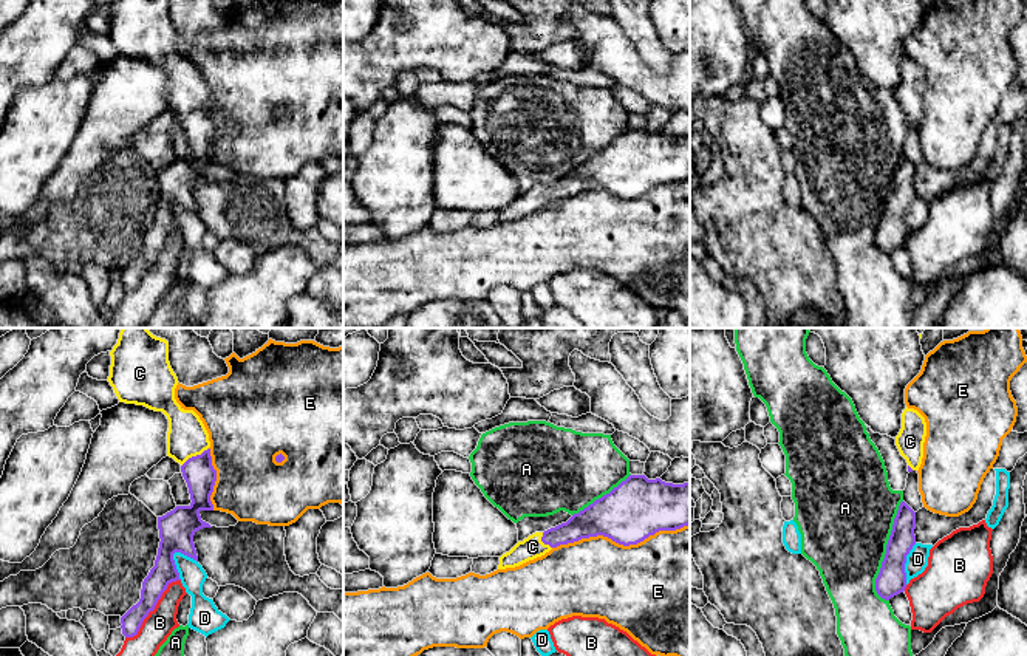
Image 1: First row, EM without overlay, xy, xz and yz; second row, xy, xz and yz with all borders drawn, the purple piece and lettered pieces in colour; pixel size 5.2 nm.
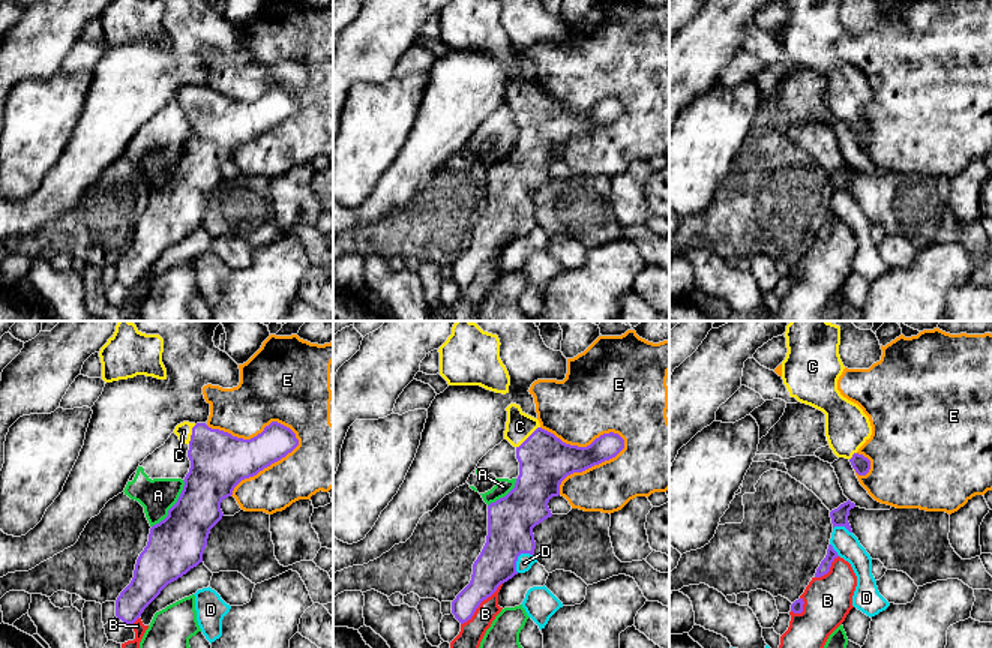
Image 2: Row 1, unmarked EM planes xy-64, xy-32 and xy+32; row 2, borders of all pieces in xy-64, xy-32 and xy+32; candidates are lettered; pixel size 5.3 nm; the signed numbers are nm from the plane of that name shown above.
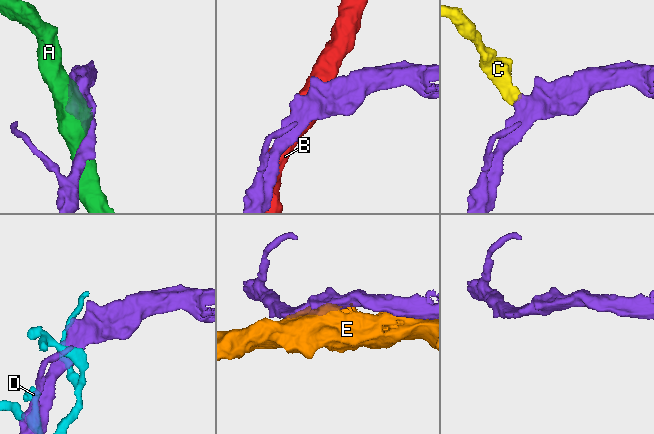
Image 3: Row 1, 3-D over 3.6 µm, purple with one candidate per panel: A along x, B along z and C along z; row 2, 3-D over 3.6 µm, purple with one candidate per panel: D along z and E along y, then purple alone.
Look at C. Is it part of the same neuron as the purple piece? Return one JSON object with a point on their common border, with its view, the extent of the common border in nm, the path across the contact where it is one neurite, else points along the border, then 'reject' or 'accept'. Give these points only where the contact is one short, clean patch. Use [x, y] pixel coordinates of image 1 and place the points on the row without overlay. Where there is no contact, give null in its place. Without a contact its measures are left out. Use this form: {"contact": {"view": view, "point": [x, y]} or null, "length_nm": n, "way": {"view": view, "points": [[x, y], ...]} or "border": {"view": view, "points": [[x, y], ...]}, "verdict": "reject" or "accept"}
{"contact": {"view": "xy", "point": [194, 110]}, "length_nm": 170, "way": {"view": "xy", "points": [[198, 126], [194, 110], [187, 90]]}, "verdict": "accept"}

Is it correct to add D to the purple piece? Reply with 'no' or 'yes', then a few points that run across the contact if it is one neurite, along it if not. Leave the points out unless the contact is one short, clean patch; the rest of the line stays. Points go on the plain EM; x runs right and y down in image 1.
no; line xy (175, 204), (174, 215), (180, 232)

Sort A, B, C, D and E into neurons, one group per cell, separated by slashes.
A / B / C / D / E

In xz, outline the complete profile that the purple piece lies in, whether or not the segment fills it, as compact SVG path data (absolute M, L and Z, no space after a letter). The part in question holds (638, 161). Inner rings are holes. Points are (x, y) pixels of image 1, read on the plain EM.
M630 128L609 147L574 167L566 176L535 186L500 210L498 223L515 221L544 209L552 201L603 189L630 200L659 184L690 178L690 136Z

